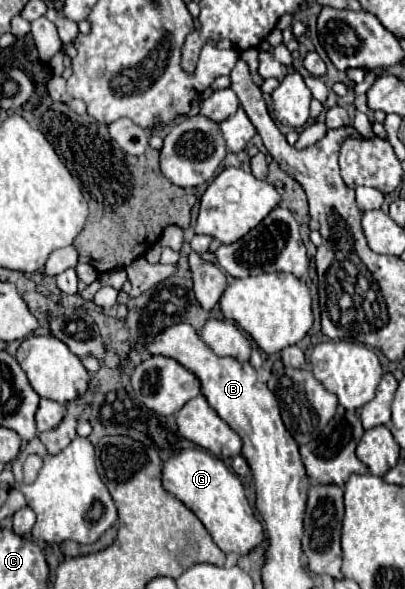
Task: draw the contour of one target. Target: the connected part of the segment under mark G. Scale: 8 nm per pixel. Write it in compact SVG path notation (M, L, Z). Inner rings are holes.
M184 449L172 455L162 467L162 485L170 495L182 501L202 521L202 525L212 535L214 543L224 553L232 551L244 555L262 541L262 525L258 523L252 513L252 507L246 501L240 479L208 451Z

